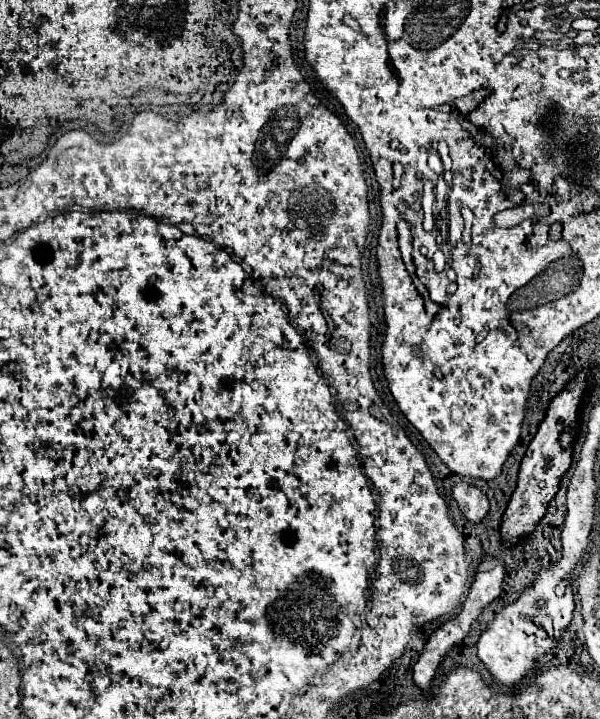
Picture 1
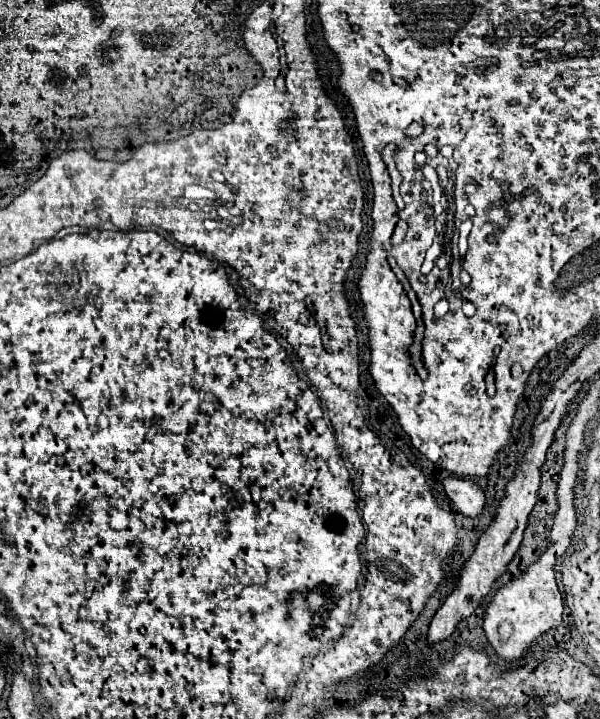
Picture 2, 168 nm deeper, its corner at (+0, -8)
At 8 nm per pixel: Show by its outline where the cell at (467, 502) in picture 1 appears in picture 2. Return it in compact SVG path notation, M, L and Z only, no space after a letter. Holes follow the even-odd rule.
M447 477L441 481L447 497L455 503L455 507L467 515L477 517L483 511L485 495L481 487L473 479L459 479L459 477Z

